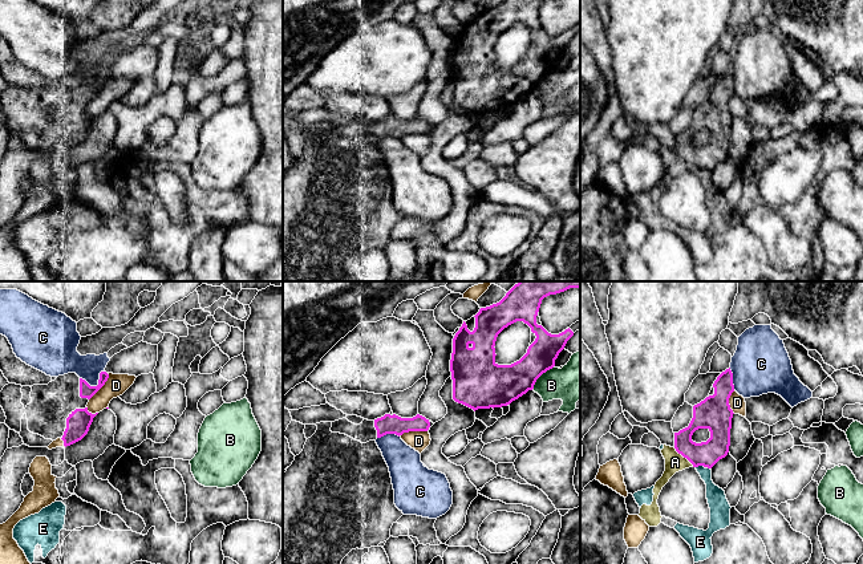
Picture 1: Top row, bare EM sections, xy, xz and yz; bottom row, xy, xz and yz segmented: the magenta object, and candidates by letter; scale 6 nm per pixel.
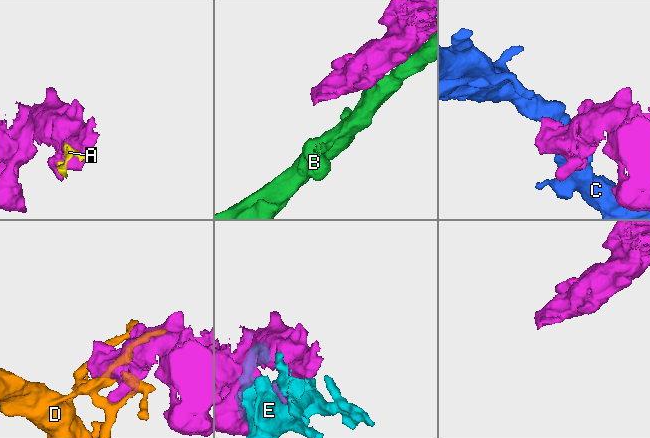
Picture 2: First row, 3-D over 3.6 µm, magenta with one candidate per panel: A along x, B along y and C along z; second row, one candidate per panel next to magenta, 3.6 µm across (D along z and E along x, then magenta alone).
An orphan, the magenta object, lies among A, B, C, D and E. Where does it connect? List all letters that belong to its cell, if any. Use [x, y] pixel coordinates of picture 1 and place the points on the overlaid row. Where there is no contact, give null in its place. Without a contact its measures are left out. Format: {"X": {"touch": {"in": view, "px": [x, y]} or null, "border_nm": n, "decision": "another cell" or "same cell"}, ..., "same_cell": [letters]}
{"A": {"touch": {"in": "yz", "px": [684, 457]}, "border_nm": 170, "decision": "another cell"}, "B": {"touch": {"in": "xz", "px": [541, 374]}, "border_nm": 200, "decision": "another cell"}, "C": {"touch": {"in": "xy", "px": [97, 385]}, "border_nm": 160, "decision": "another cell"}, "D": {"touch": {"in": "xz", "px": [412, 430]}, "border_nm": 180, "decision": "another cell"}, "E": {"touch": {"in": "yz", "px": [700, 465]}, "border_nm": 60, "decision": "another cell"}, "same_cell": []}

